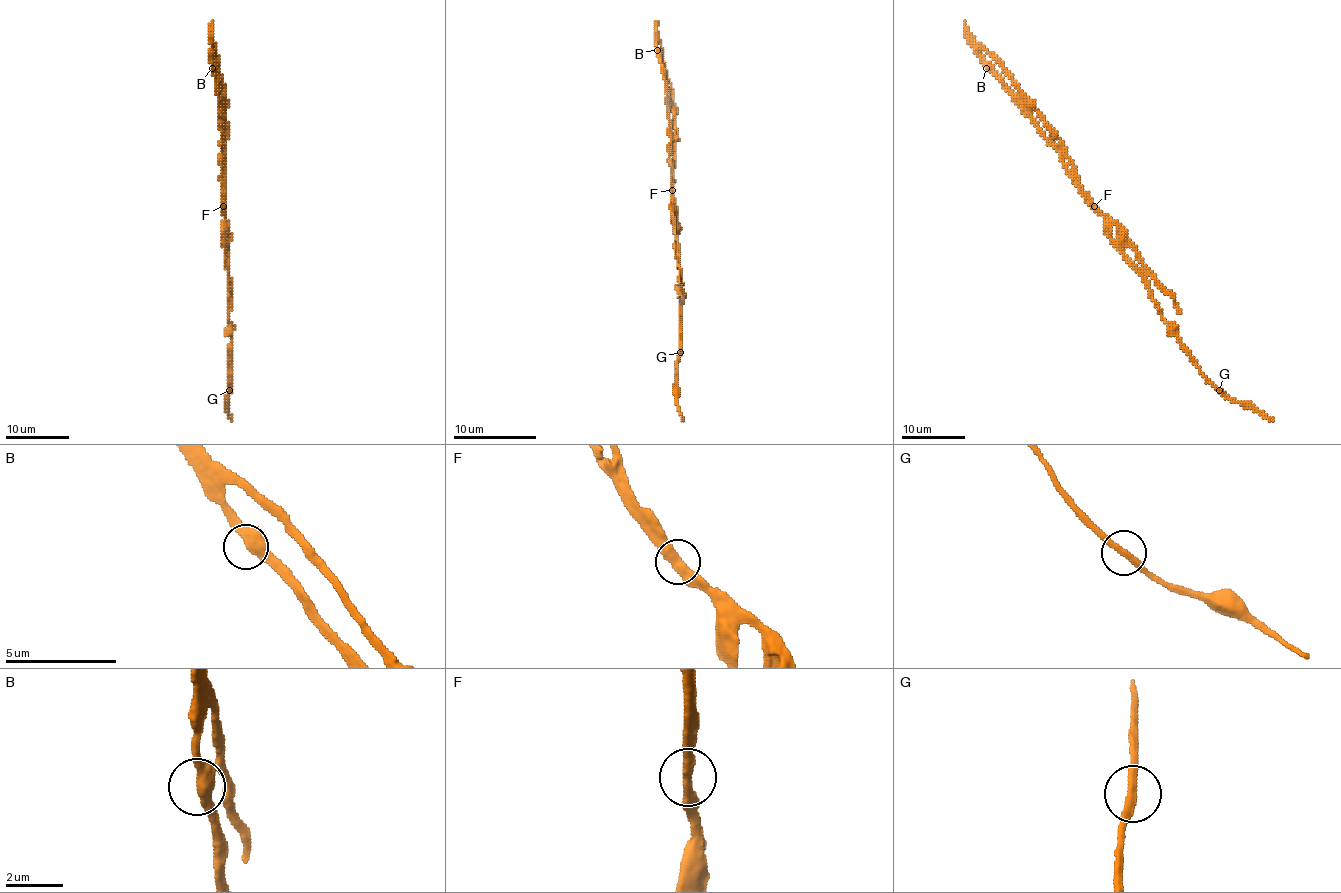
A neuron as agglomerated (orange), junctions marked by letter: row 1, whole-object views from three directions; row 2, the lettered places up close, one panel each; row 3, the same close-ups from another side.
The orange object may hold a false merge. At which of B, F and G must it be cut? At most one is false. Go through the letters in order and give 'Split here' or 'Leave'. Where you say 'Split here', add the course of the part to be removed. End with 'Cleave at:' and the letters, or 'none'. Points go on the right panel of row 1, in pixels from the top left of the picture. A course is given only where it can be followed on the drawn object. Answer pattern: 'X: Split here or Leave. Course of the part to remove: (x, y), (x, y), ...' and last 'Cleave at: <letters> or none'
B: Leave
F: Split here. Course of the part to remove: (1094, 206), (1080, 190), (1064, 157), (983, 58), (964, 28)
G: Leave
Cleave at: F

